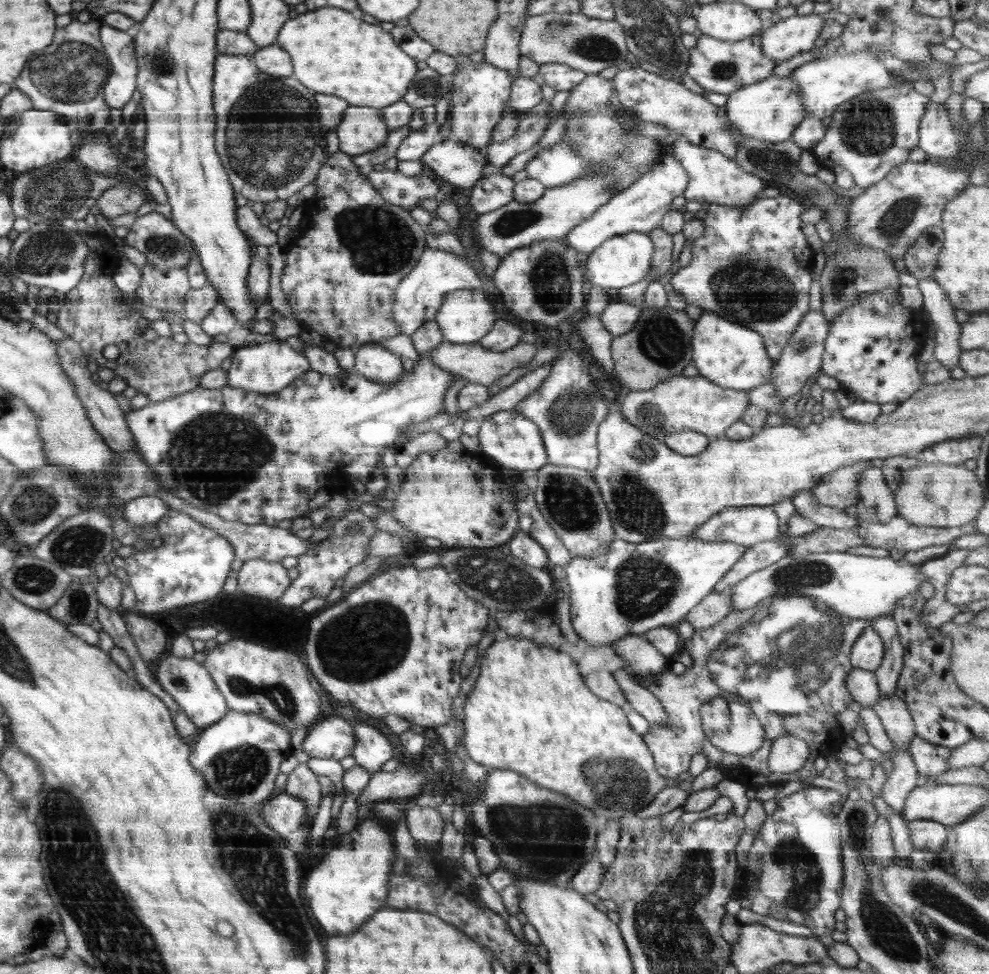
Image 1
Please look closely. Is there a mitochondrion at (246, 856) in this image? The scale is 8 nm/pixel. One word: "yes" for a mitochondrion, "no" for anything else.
yes

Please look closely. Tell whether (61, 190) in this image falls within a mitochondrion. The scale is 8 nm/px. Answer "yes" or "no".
yes

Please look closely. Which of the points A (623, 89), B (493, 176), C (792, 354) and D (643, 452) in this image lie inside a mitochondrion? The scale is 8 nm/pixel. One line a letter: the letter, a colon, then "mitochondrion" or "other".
A: other
B: other
C: other
D: mitochondrion

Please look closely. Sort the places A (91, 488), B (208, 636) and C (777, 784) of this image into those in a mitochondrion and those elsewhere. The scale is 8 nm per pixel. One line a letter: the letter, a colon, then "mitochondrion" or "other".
A: other
B: other
C: other

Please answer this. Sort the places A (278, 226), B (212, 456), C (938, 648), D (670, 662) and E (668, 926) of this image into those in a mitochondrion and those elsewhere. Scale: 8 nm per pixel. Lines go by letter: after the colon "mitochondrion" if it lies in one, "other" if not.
A: other
B: mitochondrion
C: other
D: other
E: mitochondrion

